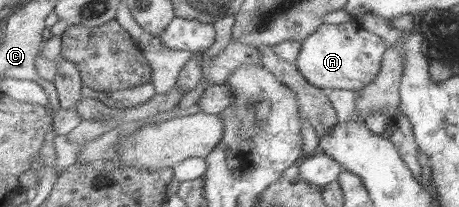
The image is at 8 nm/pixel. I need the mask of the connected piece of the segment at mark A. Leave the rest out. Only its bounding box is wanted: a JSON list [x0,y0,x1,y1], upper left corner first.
[296,18,388,92]

